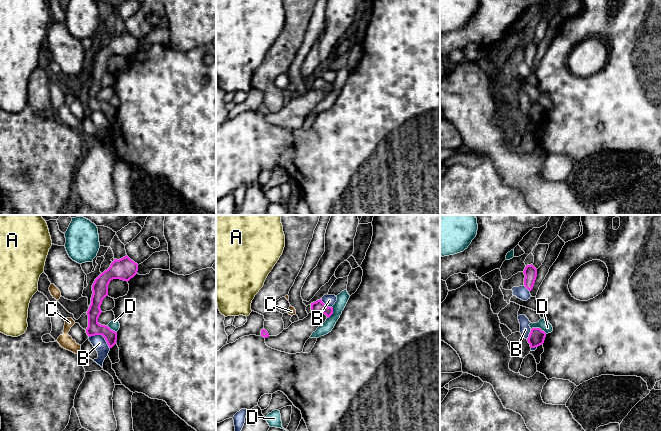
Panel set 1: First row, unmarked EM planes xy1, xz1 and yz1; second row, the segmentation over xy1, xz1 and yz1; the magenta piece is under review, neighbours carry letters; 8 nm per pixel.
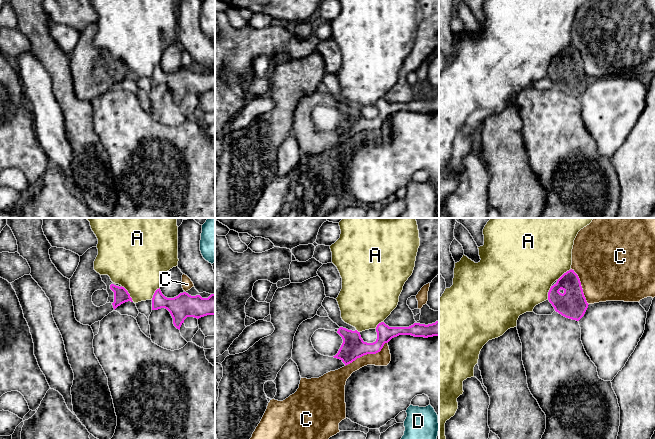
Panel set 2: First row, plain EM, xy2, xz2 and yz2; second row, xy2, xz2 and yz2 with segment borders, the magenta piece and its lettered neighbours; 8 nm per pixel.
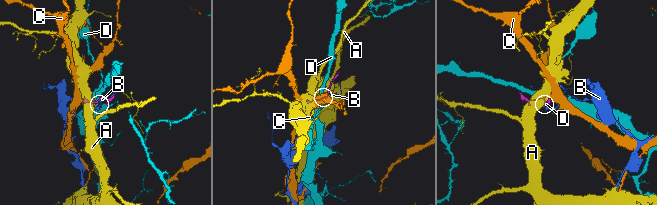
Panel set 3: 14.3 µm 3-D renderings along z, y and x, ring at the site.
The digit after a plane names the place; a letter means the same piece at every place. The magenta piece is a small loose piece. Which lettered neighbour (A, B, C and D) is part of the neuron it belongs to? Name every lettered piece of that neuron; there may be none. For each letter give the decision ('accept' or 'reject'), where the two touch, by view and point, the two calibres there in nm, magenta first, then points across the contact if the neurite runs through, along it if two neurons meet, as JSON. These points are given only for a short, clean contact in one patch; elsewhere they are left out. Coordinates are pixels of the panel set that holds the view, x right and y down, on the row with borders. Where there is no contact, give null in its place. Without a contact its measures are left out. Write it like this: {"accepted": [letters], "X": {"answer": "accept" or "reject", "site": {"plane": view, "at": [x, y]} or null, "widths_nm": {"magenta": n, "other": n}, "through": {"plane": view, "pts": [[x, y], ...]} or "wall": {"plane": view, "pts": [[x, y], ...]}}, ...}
{"accepted": [], "A": {"answer": "reject", "site": {"plane": "xy2", "at": [128, 293]}, "widths_nm": {"magenta": 120, "other": 440}}, "B": {"answer": "reject", "site": {"plane": "xy1", "at": [102, 335]}, "widths_nm": {"magenta": 110, "other": 110}}, "C": {"answer": "reject", "site": {"plane": "xz2", "at": [367, 353]}, "widths_nm": {"magenta": 190, "other": 120}}, "D": {"answer": "reject", "site": {"plane": "yz1", "at": [539, 328]}, "widths_nm": {"magenta": 130, "other": 90}, "wall": {"plane": "yz1", "pts": [[531, 328], [540, 328], [546, 333]]}}}

